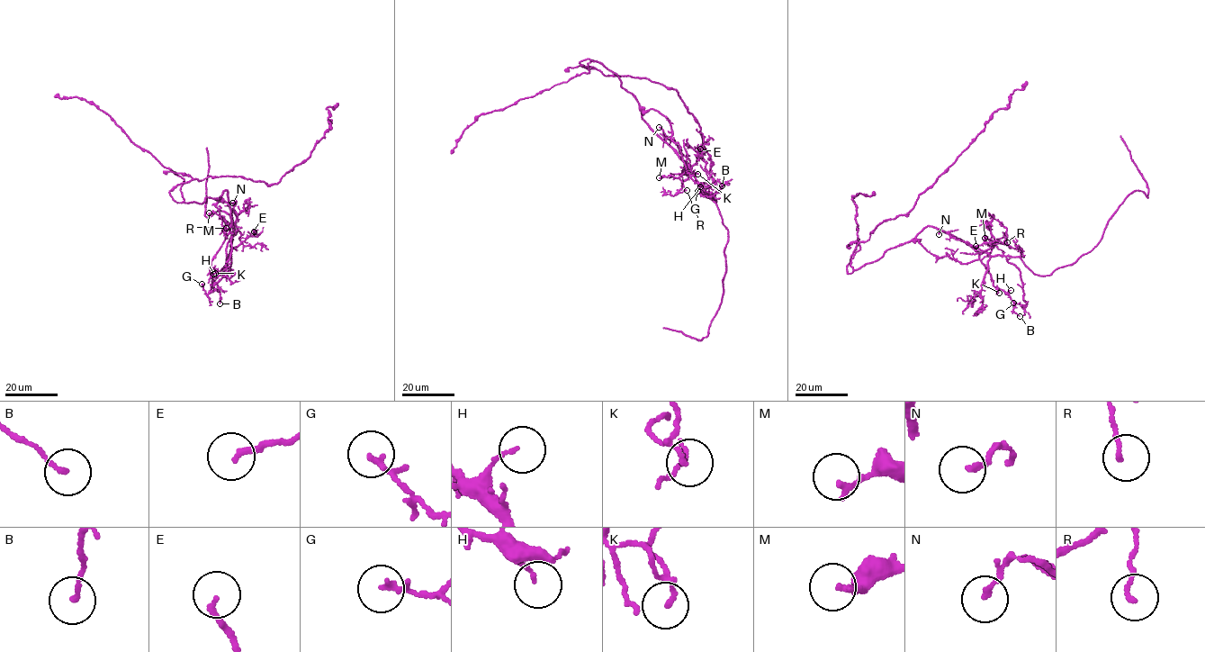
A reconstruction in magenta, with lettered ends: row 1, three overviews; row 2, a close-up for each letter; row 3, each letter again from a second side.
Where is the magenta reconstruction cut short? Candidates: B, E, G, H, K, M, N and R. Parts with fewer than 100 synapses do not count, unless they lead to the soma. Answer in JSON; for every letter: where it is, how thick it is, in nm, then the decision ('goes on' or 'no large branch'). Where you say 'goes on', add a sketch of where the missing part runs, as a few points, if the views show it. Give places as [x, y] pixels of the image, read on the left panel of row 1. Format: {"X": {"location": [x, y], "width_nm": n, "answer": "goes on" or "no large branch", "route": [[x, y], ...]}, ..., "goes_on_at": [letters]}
{"B": {"location": [220, 303], "width_nm": 140, "answer": "no large branch"}, "E": {"location": [254, 231], "width_nm": 150, "answer": "no large branch"}, "G": {"location": [202, 284], "width_nm": 120, "answer": "no large branch"}, "H": {"location": [213, 274], "width_nm": 110, "answer": "no large branch"}, "K": {"location": [215, 273], "width_nm": 80, "answer": "no large branch"}, "M": {"location": [209, 212], "width_nm": 180, "answer": "no large branch"}, "N": {"location": [232, 203], "width_nm": 150, "answer": "no large branch"}, "R": {"location": [226, 228], "width_nm": 120, "answer": "no large branch"}, "goes_on_at": []}

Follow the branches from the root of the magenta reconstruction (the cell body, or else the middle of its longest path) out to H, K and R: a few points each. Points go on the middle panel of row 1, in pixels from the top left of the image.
H: (633, 95), (644, 110), (653, 109), (668, 120), (671, 140), (679, 146), (687, 173), (700, 186)
K: (633, 95), (644, 110), (653, 109), (667, 118), (671, 140), (679, 146), (687, 173), (697, 174)
R: (633, 95), (650, 129), (687, 164), (687, 177), (679, 191), (687, 190)

